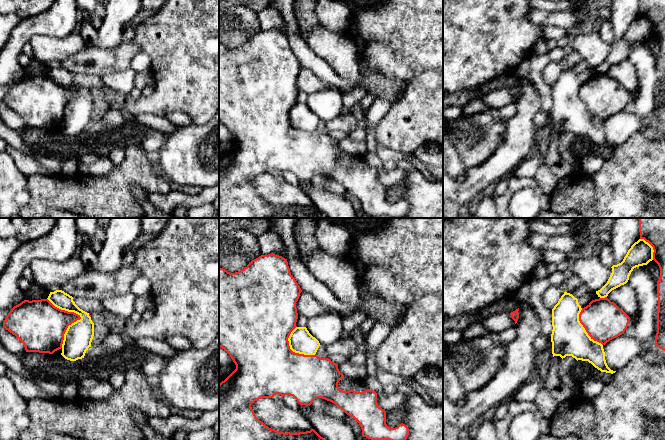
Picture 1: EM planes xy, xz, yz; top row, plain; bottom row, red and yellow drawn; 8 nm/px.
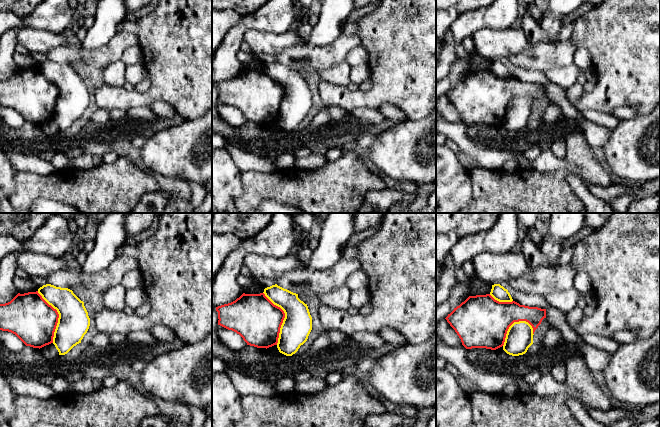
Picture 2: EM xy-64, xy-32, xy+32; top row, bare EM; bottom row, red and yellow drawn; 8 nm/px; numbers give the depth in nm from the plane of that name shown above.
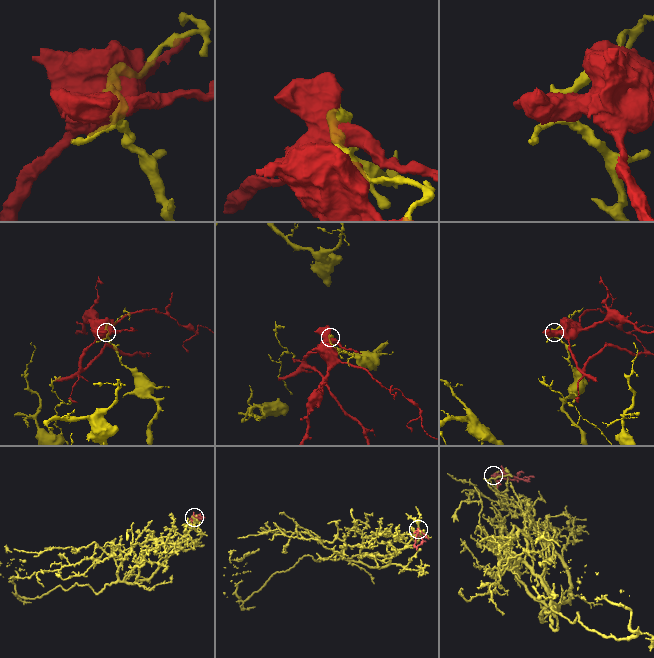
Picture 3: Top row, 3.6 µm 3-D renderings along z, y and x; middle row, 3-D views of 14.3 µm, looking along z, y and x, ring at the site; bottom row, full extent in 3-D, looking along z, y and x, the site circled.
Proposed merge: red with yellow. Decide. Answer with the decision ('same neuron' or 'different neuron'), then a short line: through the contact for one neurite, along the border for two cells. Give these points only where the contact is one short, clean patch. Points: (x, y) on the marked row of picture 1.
different neuron

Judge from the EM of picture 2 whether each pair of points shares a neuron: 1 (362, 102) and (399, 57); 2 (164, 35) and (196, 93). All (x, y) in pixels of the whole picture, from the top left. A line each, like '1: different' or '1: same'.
1: same
2: same

